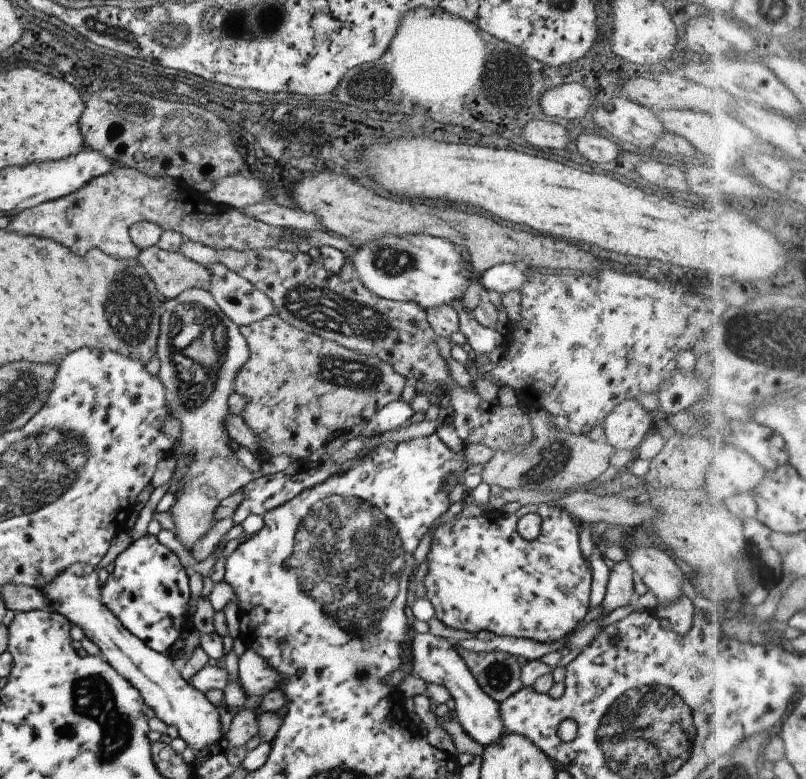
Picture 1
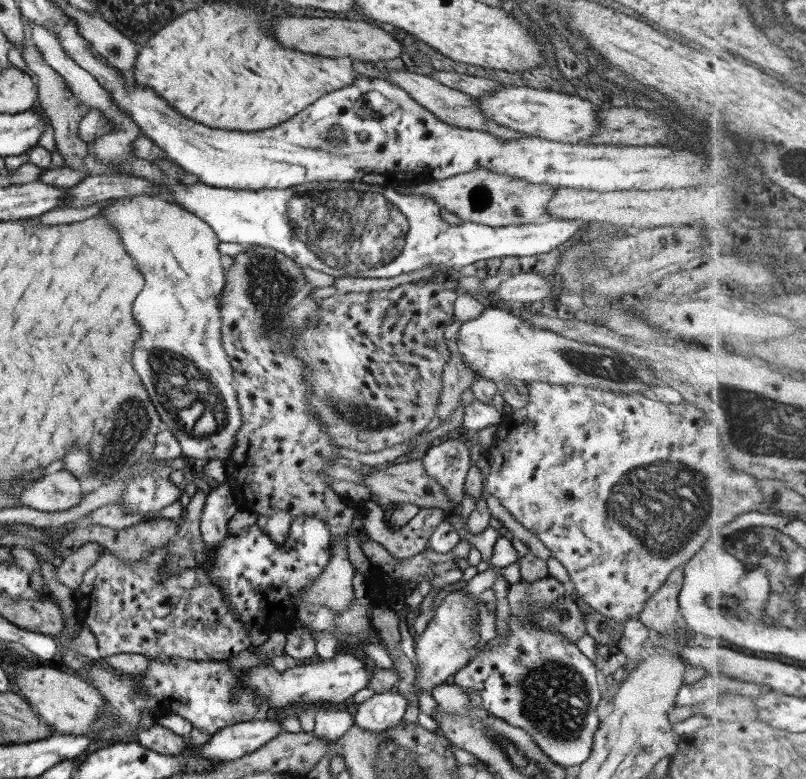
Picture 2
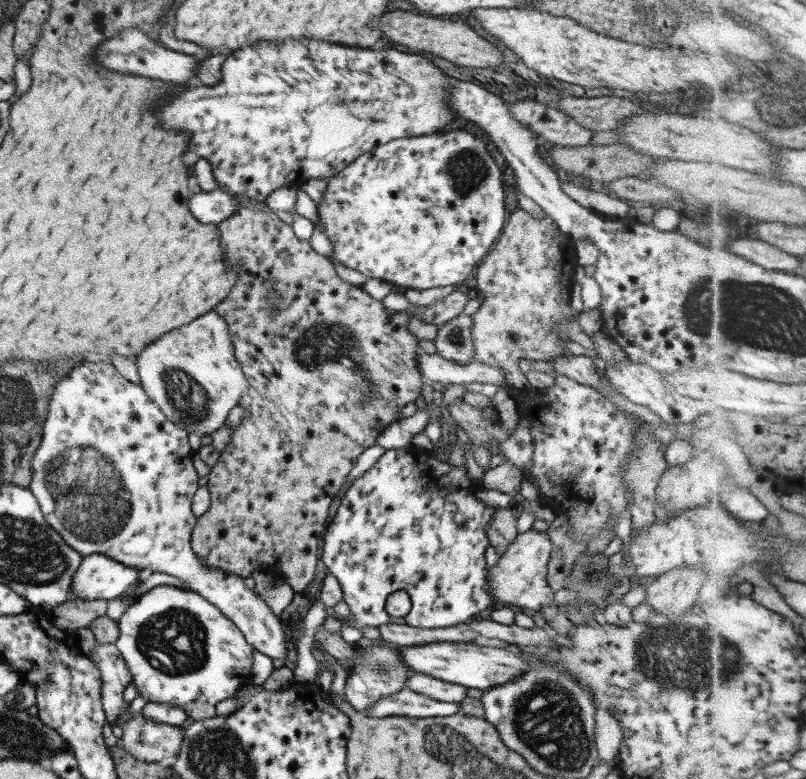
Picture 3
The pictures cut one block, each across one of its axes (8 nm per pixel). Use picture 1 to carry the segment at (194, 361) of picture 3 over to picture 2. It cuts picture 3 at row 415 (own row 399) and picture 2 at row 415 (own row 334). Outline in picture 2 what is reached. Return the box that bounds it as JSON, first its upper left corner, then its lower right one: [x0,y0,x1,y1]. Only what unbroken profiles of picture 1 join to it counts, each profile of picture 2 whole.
[99,194,242,462]

